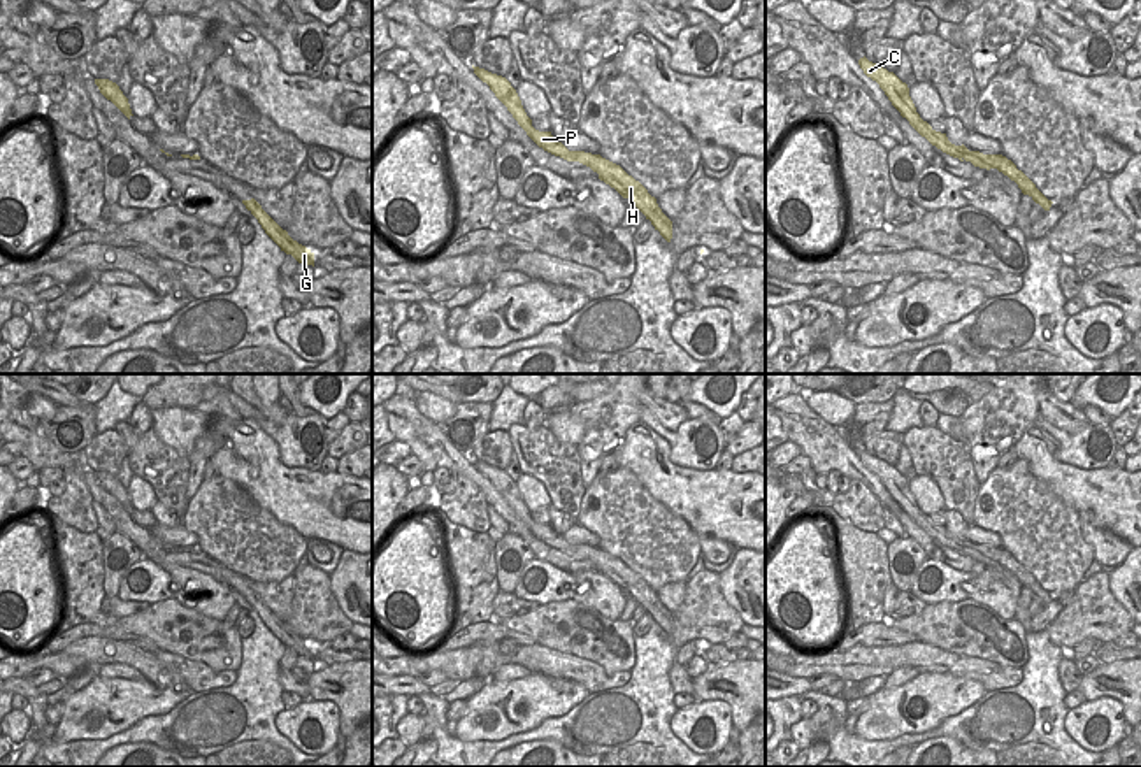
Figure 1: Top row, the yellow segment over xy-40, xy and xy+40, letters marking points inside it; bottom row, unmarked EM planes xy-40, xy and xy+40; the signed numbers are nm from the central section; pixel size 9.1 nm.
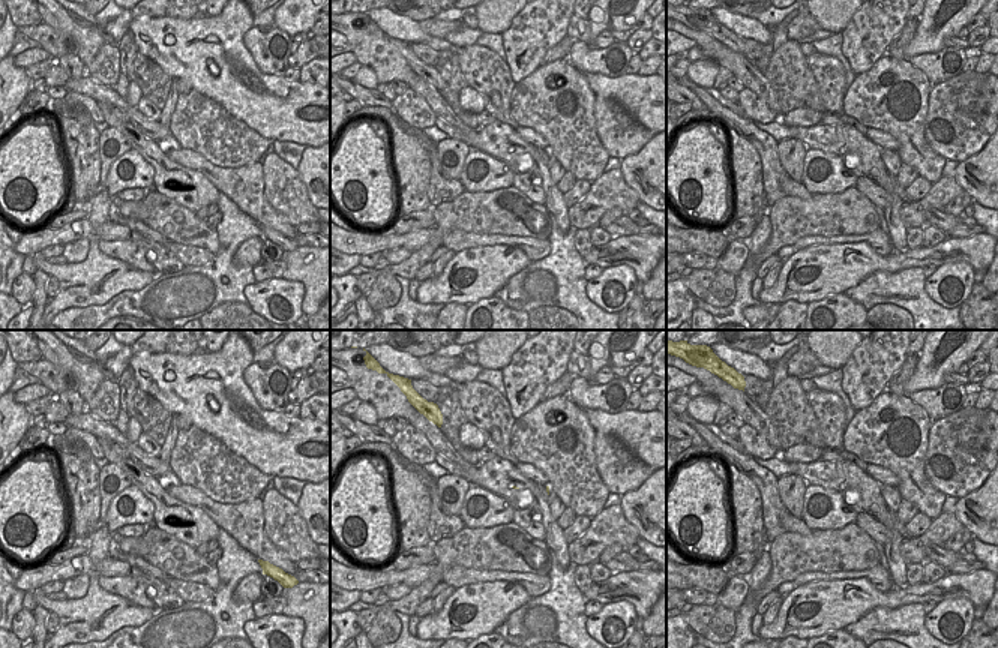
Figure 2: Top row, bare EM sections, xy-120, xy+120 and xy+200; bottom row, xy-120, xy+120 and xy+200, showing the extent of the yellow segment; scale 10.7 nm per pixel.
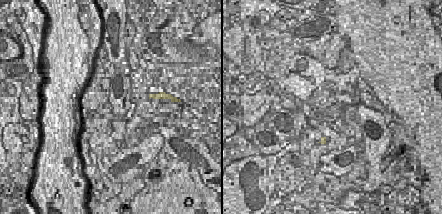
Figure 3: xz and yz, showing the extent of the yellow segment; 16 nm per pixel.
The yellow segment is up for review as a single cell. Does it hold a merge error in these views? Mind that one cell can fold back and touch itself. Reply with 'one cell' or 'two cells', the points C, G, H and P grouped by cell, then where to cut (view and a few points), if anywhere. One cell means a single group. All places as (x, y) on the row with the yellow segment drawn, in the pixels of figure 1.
one cell; C G H P; no cut

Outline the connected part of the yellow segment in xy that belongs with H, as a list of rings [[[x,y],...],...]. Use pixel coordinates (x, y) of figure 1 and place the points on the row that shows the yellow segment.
[[[474,67],[474,74],[490,86],[495,97],[507,107],[518,125],[527,132],[527,135],[544,151],[560,156],[567,161],[579,161],[599,174],[599,179],[614,188],[623,198],[628,198],[637,211],[641,211],[646,219],[651,221],[655,230],[671,242],[672,239],[672,221],[662,212],[657,198],[648,193],[648,190],[628,176],[620,165],[602,158],[600,154],[592,154],[585,151],[569,151],[562,142],[558,142],[551,132],[539,132],[532,126],[532,119],[527,116],[521,100],[511,82],[497,74],[484,68]]]

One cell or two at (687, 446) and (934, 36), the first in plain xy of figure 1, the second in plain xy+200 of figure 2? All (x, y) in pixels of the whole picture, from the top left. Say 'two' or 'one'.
two

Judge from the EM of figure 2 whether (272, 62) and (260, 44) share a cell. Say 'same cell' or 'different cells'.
same cell

